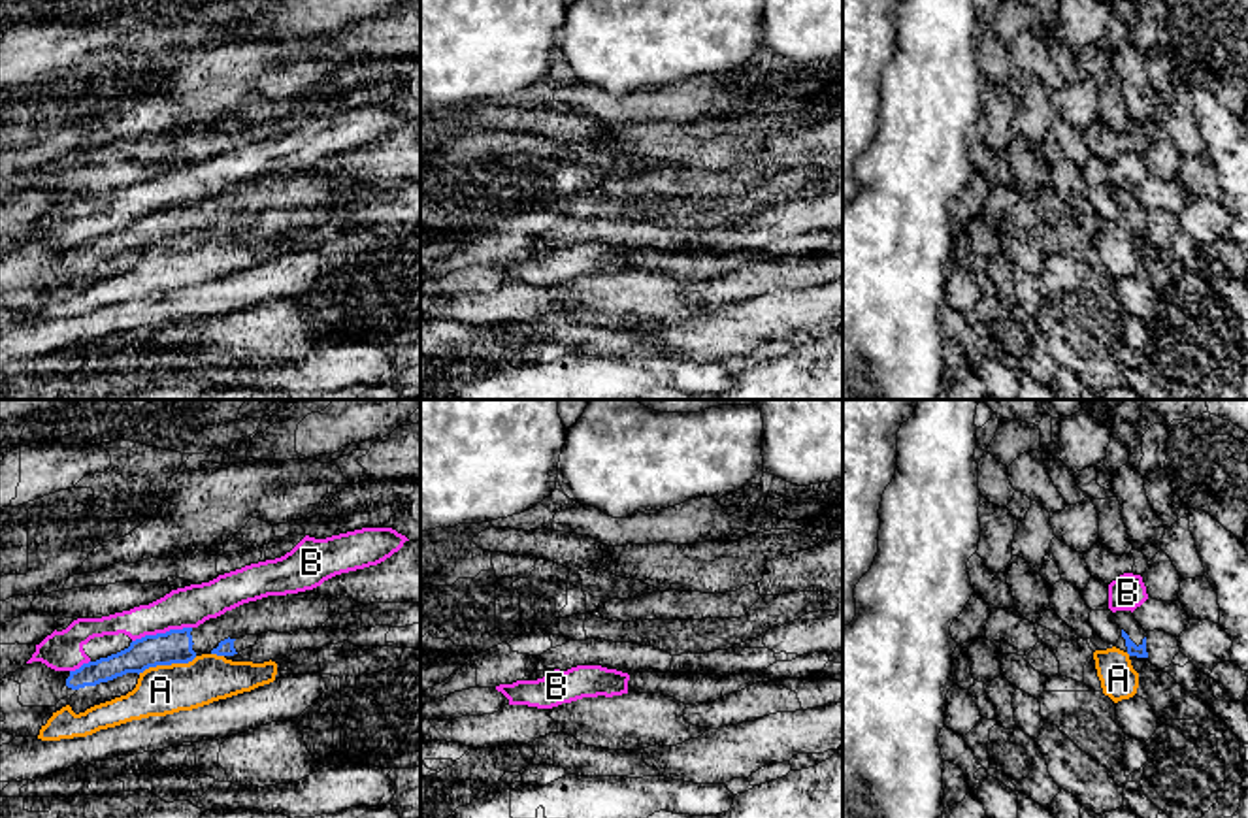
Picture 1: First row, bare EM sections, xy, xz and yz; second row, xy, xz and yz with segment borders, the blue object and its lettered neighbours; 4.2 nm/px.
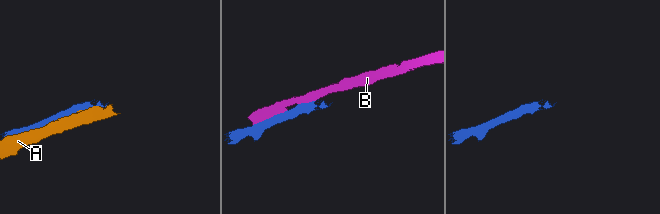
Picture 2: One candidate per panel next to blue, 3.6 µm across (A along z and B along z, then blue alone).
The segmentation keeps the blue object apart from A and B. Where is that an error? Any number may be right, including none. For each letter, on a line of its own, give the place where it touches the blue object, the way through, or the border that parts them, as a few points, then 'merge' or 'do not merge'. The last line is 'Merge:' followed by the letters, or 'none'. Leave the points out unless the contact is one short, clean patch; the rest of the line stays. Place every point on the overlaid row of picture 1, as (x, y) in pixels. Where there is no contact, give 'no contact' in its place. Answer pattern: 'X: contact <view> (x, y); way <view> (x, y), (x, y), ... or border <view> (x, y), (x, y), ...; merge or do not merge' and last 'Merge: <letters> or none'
A: contact xy (166, 664); border xy (197, 656), (187, 662), (149, 666), (138, 673); do not merge
B: contact xy (161, 634); do not merge
Merge: none

